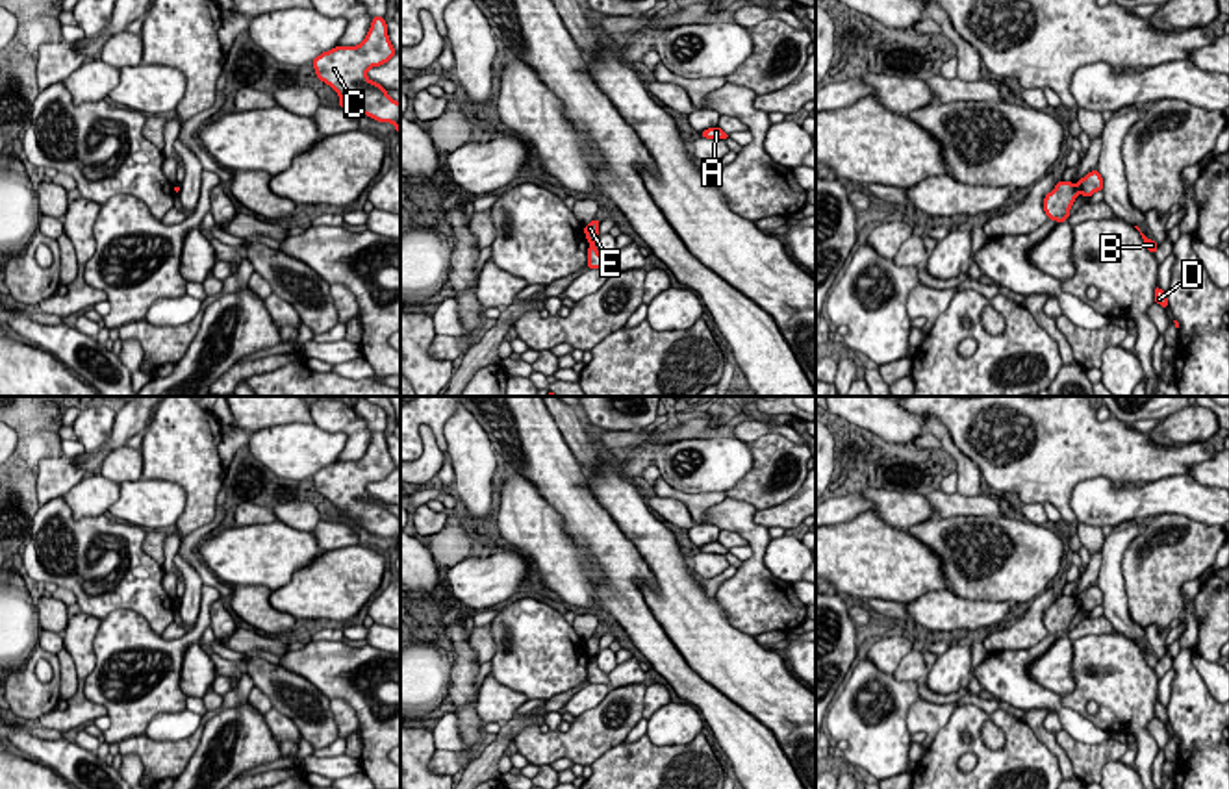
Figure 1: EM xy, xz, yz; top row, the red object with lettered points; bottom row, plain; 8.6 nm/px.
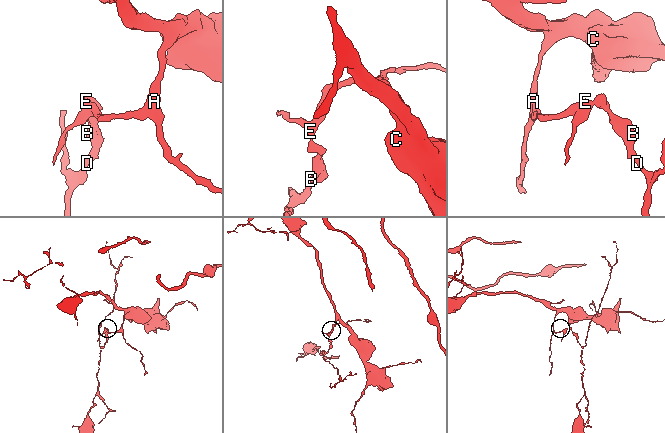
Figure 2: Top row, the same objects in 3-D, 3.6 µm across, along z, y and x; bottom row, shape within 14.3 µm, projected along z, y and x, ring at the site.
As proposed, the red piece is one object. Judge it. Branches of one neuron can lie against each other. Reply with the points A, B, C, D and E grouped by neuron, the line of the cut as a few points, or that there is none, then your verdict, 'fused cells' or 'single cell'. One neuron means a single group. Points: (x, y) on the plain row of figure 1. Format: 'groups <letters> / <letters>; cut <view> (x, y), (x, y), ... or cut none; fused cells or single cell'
groups A C E / B D; cut yz (1077, 601), (1079, 606); fused cells

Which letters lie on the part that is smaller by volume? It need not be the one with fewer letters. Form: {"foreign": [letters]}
{"foreign": ["B", "D"]}

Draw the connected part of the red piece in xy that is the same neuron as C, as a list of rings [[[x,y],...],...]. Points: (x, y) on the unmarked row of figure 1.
[[[374,432],[365,454],[356,461],[336,461],[313,474],[315,489],[339,509],[341,524],[348,520],[378,537],[391,537],[400,546],[400,519],[386,502],[367,493],[367,485],[395,470],[384,432]]]

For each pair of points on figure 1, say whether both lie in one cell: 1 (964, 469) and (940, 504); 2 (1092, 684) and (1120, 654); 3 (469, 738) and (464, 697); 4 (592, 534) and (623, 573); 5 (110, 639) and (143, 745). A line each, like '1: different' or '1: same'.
1: different
2: same
3: same
4: same
5: different

